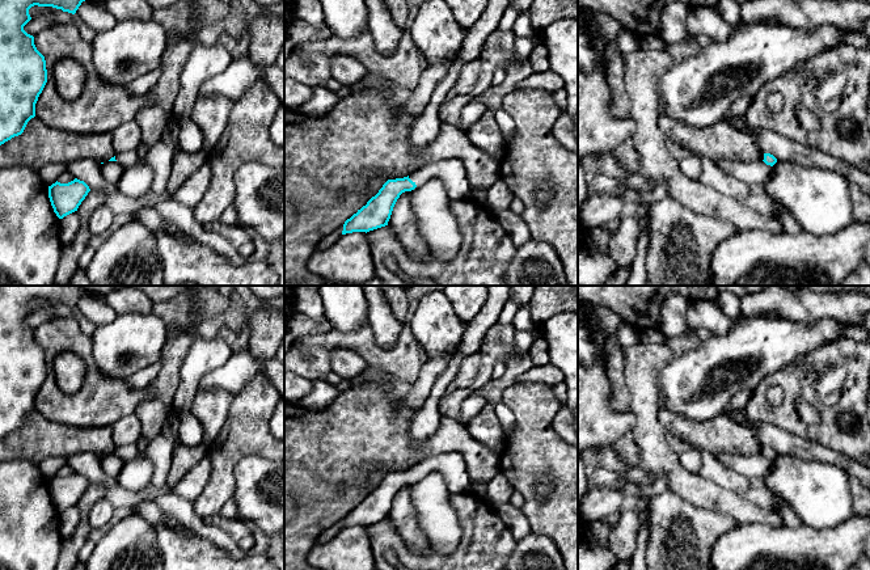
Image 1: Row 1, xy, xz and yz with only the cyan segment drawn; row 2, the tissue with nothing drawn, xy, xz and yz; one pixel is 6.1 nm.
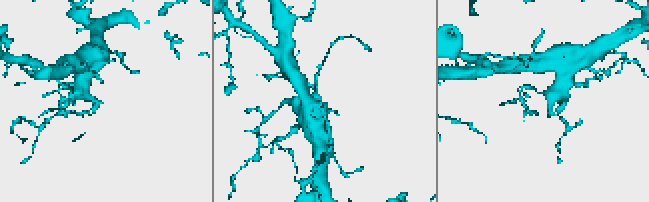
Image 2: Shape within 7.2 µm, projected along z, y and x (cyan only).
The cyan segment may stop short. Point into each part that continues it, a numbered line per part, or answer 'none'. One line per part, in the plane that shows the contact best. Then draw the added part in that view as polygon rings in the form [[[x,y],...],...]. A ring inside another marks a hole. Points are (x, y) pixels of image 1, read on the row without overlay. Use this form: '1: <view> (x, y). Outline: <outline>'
1: xz (451, 465). Outline: [[[448,452],[435,455],[417,463],[409,469],[417,480],[423,478],[432,470],[438,470],[445,477],[448,490],[452,494],[469,491],[470,477],[461,453]]]

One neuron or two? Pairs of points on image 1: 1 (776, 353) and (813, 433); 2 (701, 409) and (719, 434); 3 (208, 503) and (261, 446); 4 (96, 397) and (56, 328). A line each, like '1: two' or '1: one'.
1: two
2: two
3: one
4: one

